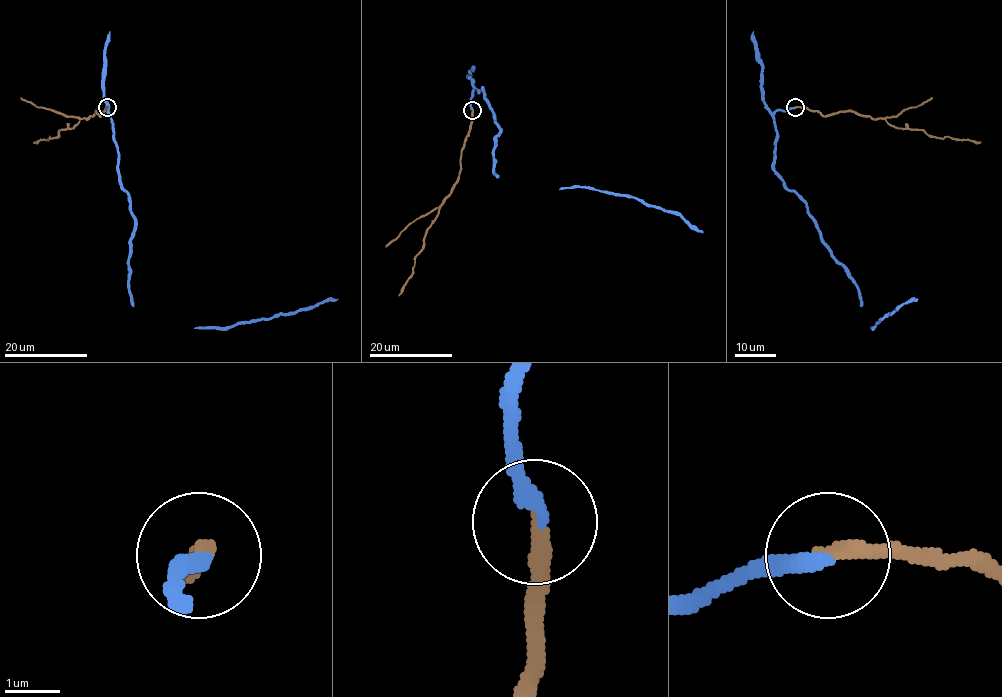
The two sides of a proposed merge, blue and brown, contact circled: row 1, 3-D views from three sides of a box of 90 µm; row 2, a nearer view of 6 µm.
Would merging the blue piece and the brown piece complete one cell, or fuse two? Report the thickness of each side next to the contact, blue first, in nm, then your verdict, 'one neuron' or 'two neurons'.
280 nm thick on the blue side, 280 nm on the other; one neuron

